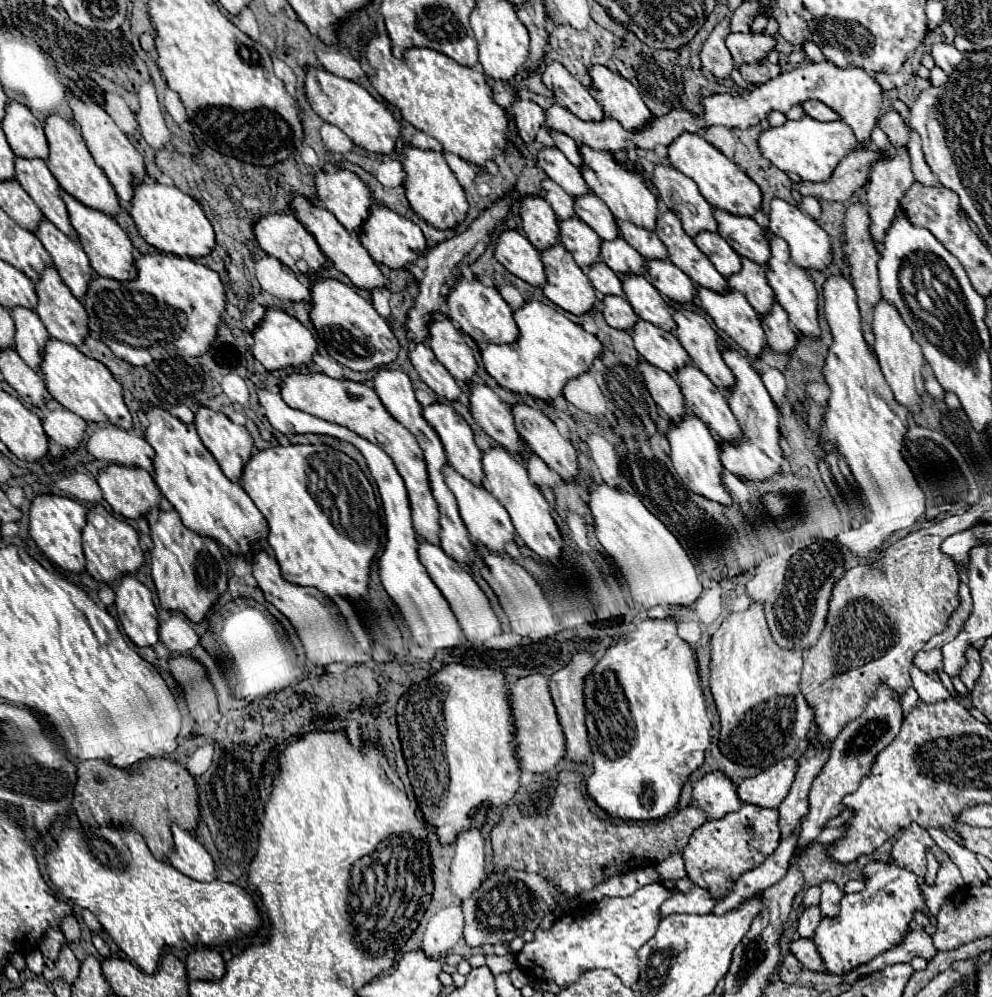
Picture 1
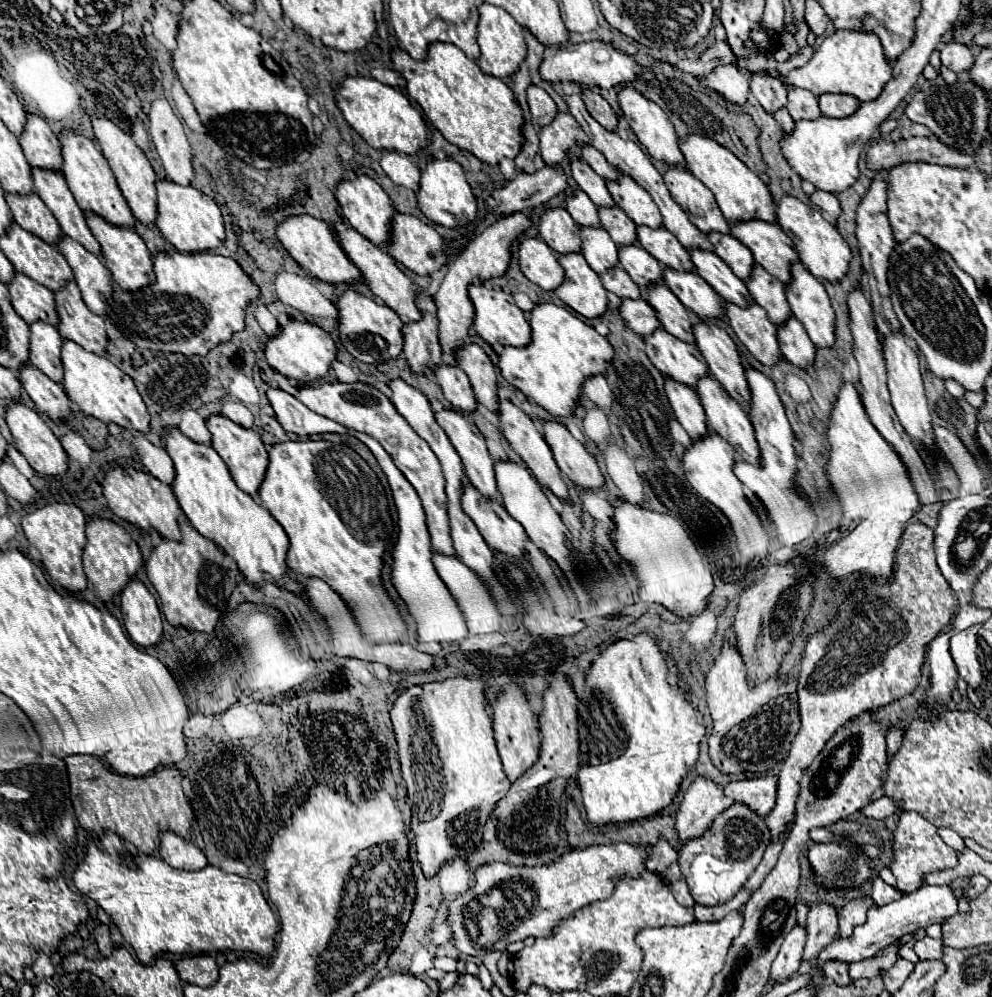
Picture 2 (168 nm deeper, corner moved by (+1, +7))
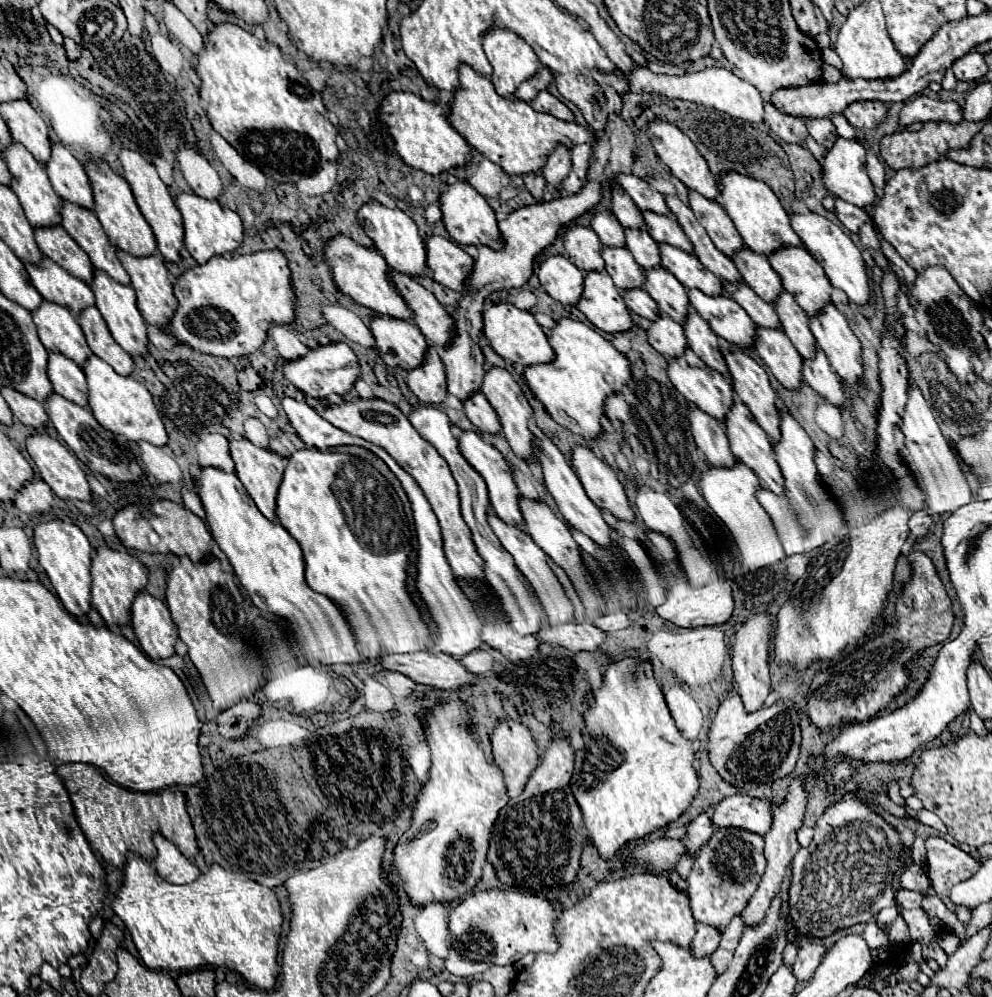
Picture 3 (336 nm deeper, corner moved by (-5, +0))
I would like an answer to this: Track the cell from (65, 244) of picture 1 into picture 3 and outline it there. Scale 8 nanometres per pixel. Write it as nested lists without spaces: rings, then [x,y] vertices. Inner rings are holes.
[[[95,269],[93,271],[93,279],[89,281],[89,287],[95,293],[95,307],[99,309],[99,313],[103,315],[113,339],[131,355],[145,355],[147,353],[147,329],[145,329],[145,321],[135,305],[135,291],[129,285],[121,285],[117,281],[113,281],[105,271]]]

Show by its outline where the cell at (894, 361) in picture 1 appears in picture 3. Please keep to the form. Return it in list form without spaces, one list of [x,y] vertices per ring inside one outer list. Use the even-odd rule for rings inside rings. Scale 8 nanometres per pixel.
[[[911,383],[907,389],[907,395],[909,395],[909,401],[905,405],[901,431],[905,435],[905,447],[907,447],[911,467],[919,479],[919,485],[923,487],[923,491],[927,495],[929,513],[931,515],[951,513],[951,511],[959,509],[961,505],[967,505],[973,499],[973,493],[969,489],[969,483],[961,471],[961,465],[959,465],[953,449],[941,435],[941,429],[931,413],[931,407],[927,405],[921,389],[915,383]]]

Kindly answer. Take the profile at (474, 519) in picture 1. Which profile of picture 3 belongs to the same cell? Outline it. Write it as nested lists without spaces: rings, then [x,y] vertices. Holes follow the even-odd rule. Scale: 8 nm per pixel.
[[[489,509],[489,513],[487,513],[487,523],[489,523],[489,527],[493,529],[493,533],[497,535],[497,539],[501,541],[501,545],[503,545],[503,547],[509,551],[509,555],[513,557],[517,569],[527,577],[527,581],[529,581],[531,587],[535,589],[535,595],[539,597],[539,601],[541,601],[541,605],[543,605],[543,609],[545,609],[545,613],[547,613],[547,617],[549,617],[549,623],[551,623],[551,625],[559,625],[559,623],[569,623],[569,621],[573,621],[573,605],[571,605],[571,601],[565,597],[565,591],[563,591],[561,583],[557,581],[557,577],[553,575],[551,567],[547,565],[547,555],[543,553],[543,549],[541,549],[527,533],[523,533],[519,527],[515,527],[515,525],[505,525],[505,521],[501,521],[501,519],[493,513],[493,509]]]

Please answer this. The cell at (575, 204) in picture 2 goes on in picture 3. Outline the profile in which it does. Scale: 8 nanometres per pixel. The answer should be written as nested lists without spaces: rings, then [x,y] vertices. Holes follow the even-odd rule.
[[[607,209],[593,213],[591,229],[597,233],[597,237],[601,239],[603,245],[609,245],[609,247],[623,247],[625,245],[623,227],[615,219],[615,215],[611,211],[607,211]]]

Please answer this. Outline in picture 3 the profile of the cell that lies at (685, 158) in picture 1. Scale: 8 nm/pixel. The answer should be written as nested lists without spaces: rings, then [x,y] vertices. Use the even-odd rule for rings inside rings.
[[[721,173],[719,175],[719,201],[725,207],[727,215],[735,223],[737,231],[741,233],[745,245],[761,255],[769,255],[779,247],[785,245],[801,245],[801,239],[795,235],[789,223],[789,215],[779,203],[777,195],[763,183],[753,177],[745,177],[741,173]]]

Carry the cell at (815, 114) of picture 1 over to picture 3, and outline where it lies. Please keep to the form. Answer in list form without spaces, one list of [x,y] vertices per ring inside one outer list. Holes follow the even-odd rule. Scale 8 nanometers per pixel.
[[[855,101],[853,105],[845,107],[843,115],[857,131],[869,131],[885,119],[887,107],[879,101]]]

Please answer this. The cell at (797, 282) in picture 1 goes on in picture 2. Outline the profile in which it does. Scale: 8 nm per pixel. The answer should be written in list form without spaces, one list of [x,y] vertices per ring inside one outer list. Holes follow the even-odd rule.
[[[793,264],[791,276],[785,290],[793,316],[805,326],[817,348],[831,348],[835,344],[835,310],[823,284],[803,264]]]

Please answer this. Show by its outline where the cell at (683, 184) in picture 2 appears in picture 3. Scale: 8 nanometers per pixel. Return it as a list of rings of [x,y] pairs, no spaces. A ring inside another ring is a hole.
[[[689,189],[689,207],[693,209],[697,221],[703,225],[703,229],[709,233],[713,245],[721,253],[731,257],[735,251],[739,251],[743,247],[741,235],[737,233],[733,221],[729,219],[725,209],[717,201],[711,201],[711,199],[699,195],[697,191]]]

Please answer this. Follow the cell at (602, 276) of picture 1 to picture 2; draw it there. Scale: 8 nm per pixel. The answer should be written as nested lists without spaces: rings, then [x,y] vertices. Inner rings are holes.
[[[615,266],[613,270],[605,272],[601,276],[601,282],[609,292],[617,294],[619,298],[641,298],[639,286],[629,278],[629,274],[621,266]]]

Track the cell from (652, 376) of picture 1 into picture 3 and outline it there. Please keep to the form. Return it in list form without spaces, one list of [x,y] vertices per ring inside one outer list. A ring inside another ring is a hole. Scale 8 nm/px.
[[[691,405],[689,407],[689,425],[691,425],[691,433],[693,433],[697,447],[705,453],[705,457],[711,465],[731,467],[735,463],[723,423],[719,419],[707,415],[697,405]]]

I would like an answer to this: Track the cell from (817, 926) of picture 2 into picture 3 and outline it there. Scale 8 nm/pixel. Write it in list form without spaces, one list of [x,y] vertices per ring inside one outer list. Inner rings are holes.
[[[813,939],[805,947],[801,947],[801,951],[793,963],[793,973],[795,973],[797,981],[809,981],[813,971],[821,963],[823,955],[825,955],[825,947],[819,939]]]

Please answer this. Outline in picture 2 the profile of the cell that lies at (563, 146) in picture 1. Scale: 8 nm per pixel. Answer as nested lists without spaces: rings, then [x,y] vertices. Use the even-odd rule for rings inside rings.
[[[589,144],[581,146],[581,158],[583,158],[599,176],[603,176],[605,180],[619,180],[619,170],[617,170],[611,162],[607,162],[605,156],[603,156],[599,150],[595,150],[593,146],[589,146]]]

